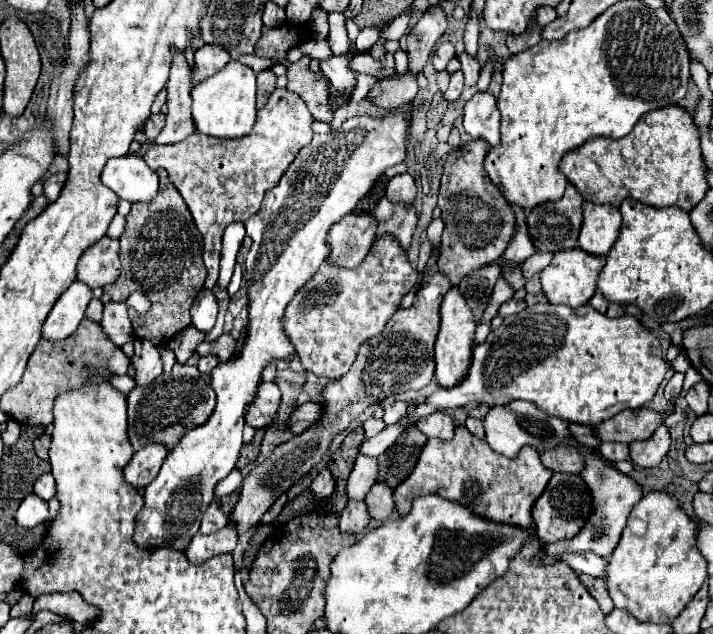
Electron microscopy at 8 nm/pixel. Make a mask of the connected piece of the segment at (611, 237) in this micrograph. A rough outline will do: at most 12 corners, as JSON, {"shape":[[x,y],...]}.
{"shape":[[584,202],[578,248],[608,256],[620,234],[620,210]]}

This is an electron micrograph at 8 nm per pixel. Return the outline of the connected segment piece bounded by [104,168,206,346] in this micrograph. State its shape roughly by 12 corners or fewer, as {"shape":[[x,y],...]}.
{"shape":[[158,170],[152,202],[132,204],[120,236],[122,276],[140,290],[138,338],[166,344],[190,324],[206,280],[202,234]]}

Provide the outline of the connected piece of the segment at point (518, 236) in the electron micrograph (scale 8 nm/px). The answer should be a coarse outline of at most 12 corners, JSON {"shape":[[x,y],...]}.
{"shape":[[514,206],[516,234],[504,258],[522,264],[534,254],[524,210]]}

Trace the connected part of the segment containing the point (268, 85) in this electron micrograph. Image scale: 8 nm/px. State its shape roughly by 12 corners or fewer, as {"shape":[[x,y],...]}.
{"shape":[[272,70],[258,74],[258,108],[262,108],[276,88]]}

